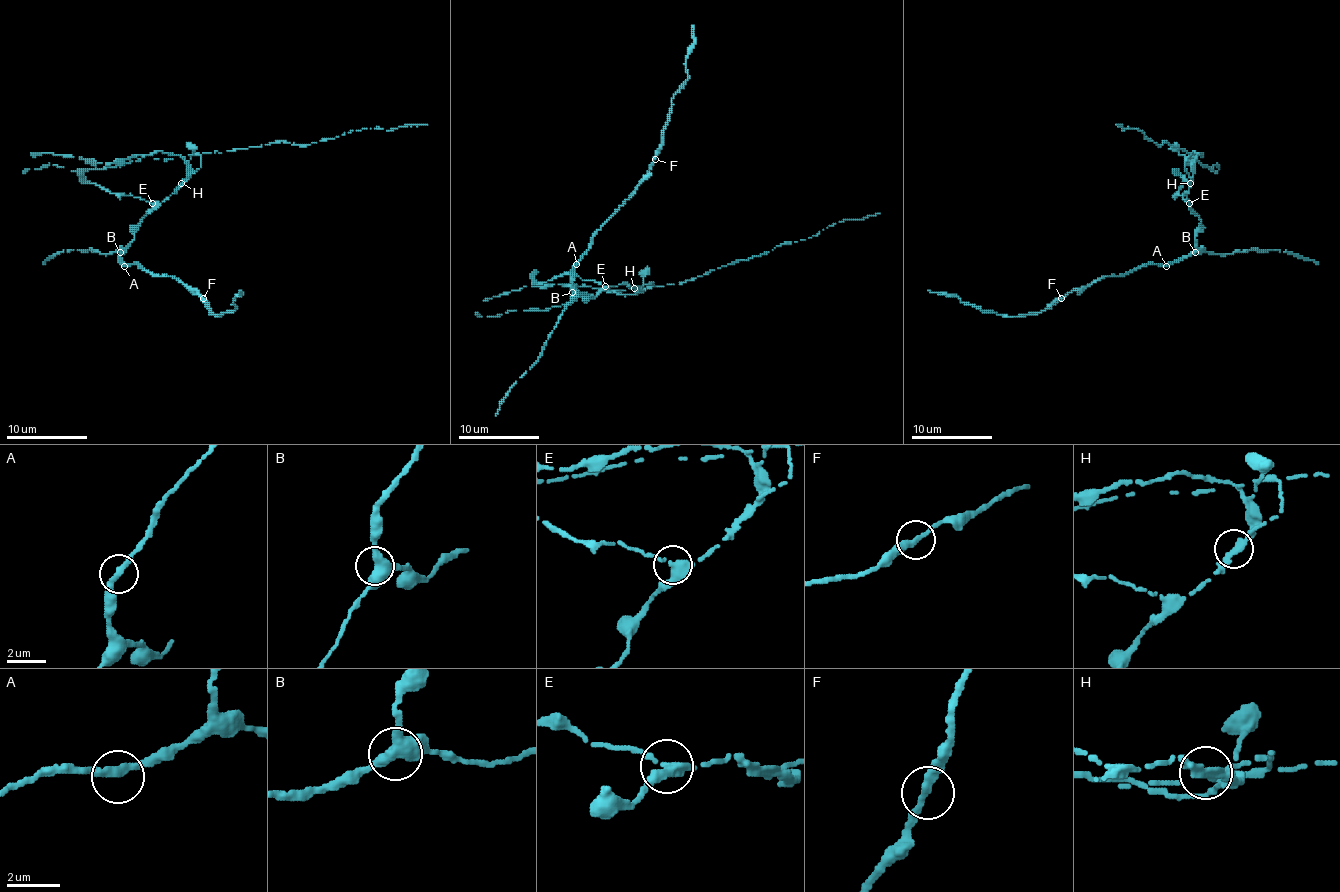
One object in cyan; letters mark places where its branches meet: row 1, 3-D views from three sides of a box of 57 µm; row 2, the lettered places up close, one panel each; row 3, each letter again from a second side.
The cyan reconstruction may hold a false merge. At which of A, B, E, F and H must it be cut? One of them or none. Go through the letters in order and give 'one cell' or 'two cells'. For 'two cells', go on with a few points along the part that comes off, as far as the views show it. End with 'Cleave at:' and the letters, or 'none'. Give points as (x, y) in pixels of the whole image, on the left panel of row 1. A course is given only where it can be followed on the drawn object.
A: one cell
B: one cell
E: one cell
F: one cell
H: two cells | (181, 183), (201, 167), (203, 153), (276, 141), (308, 145), (362, 129), (387, 131), (427, 124)
Cleave at: H

